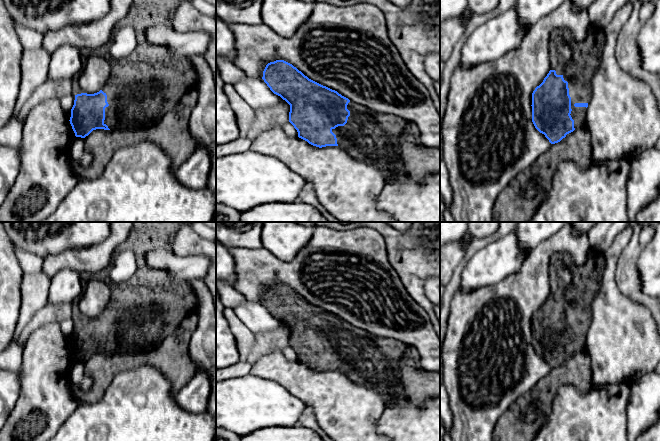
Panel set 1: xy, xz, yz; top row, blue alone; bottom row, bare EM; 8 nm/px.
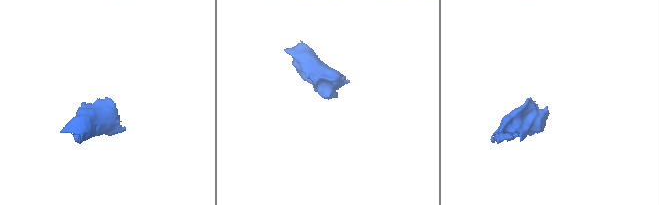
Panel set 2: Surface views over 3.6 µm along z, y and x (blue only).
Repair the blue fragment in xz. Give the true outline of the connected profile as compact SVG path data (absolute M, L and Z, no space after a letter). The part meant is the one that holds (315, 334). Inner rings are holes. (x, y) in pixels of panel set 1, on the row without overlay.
M284 284L268 287L262 303L274 318L290 329L289 346L297 354L299 362L319 372L340 370L352 382L382 393L386 405L397 396L406 398L399 374L400 358L408 346L405 343L375 336L350 325L337 315L309 303Z

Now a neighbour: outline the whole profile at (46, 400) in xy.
M58 322L34 330L26 340L20 366L20 396L7 421L0 430L0 441L49 441L61 425L79 406L73 394L70 368L76 361L70 348L71 334L64 335Z

